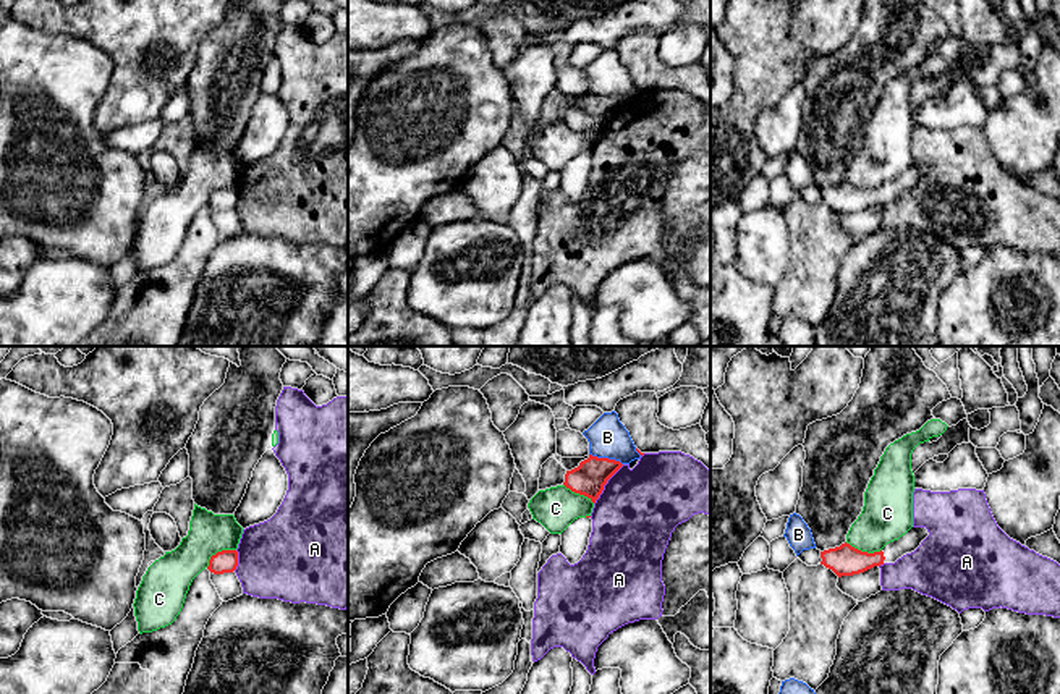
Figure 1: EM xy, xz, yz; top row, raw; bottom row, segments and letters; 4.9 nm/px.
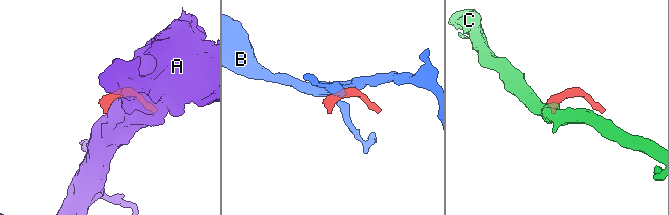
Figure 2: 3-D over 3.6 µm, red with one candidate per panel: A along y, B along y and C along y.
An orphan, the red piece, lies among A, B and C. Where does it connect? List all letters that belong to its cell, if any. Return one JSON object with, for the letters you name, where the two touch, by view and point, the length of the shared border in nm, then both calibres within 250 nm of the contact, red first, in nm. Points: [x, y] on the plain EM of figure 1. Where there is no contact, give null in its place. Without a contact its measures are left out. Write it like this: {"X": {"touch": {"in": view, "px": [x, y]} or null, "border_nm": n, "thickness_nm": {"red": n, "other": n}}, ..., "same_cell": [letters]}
{"same_cell": []}

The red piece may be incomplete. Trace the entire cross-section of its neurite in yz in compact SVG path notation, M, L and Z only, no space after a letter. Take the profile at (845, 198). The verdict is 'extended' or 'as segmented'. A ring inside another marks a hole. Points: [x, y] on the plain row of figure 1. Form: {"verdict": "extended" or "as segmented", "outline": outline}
{"verdict": "extended", "outline": "M911 165L898 178L887 181L880 189L861 189L850 181L820 189L820 202L832 207L838 215L864 210L884 201L895 201L906 191L914 189L929 173L926 165Z"}

